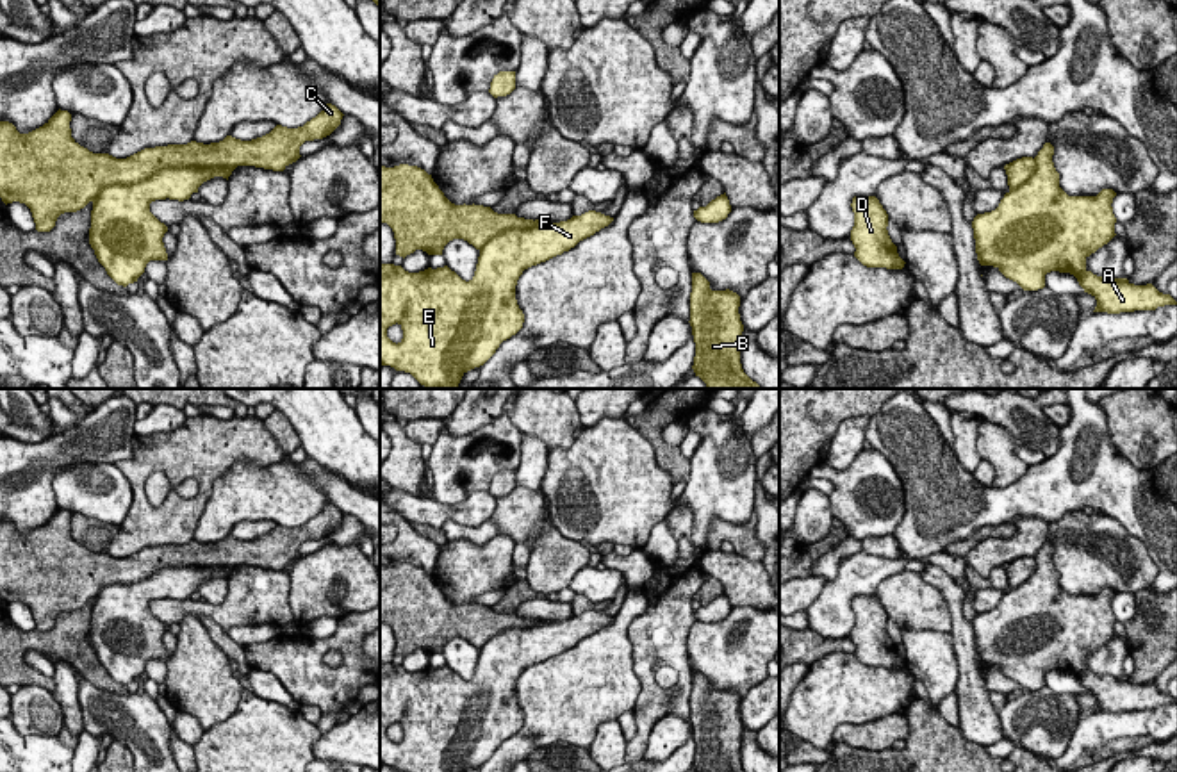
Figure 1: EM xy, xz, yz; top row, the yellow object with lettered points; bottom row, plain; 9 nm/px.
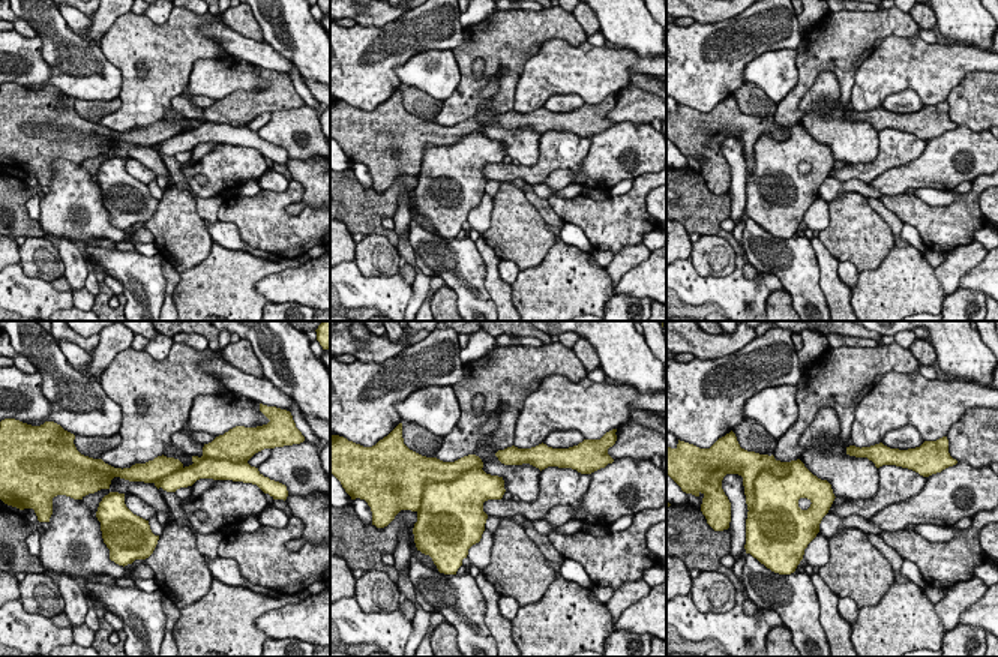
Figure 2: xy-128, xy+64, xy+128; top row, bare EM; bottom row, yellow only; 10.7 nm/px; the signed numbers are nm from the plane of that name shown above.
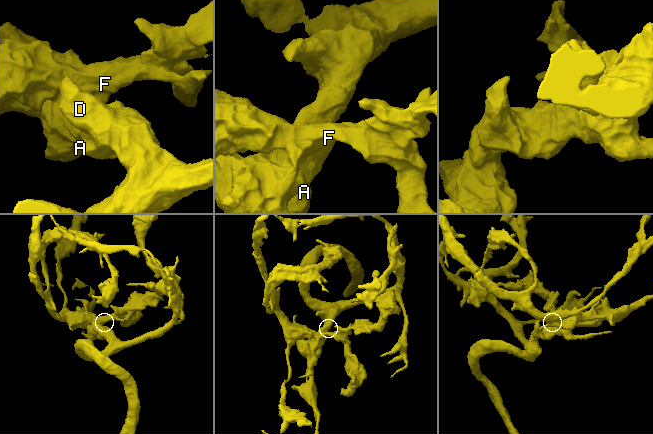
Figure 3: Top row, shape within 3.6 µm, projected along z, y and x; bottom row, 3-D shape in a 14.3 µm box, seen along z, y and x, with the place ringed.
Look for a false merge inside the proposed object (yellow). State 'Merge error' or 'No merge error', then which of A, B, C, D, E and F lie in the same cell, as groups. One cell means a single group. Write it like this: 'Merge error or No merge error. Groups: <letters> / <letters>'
Merge error. Groups: A D E F / B C

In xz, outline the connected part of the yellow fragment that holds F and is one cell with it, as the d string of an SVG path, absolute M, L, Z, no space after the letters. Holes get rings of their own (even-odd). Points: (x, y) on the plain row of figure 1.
M588 610L567 620L544 620L535 628L498 633L480 649L469 681L448 665L408 672L401 665L380 663L380 763L405 772L467 772L483 765L503 740L523 727L524 713L515 699L523 670L569 651L612 620L610 615ZM396 722L403 729L398 743L387 736L387 727Z

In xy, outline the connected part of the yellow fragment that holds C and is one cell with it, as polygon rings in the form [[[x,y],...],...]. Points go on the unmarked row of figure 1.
[[[326,503],[303,526],[276,524],[269,533],[241,540],[226,535],[219,542],[168,544],[144,547],[127,558],[93,553],[71,537],[71,513],[57,510],[43,526],[20,533],[0,521],[0,597],[25,603],[37,631],[50,631],[64,612],[77,612],[107,585],[130,585],[173,567],[255,565],[284,571],[296,562],[305,540],[330,535],[342,512]]]

